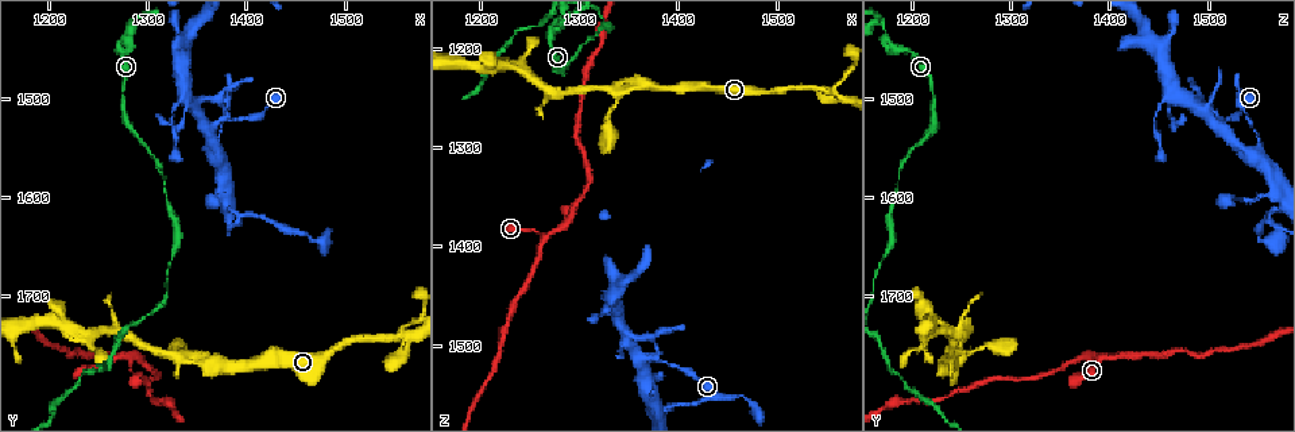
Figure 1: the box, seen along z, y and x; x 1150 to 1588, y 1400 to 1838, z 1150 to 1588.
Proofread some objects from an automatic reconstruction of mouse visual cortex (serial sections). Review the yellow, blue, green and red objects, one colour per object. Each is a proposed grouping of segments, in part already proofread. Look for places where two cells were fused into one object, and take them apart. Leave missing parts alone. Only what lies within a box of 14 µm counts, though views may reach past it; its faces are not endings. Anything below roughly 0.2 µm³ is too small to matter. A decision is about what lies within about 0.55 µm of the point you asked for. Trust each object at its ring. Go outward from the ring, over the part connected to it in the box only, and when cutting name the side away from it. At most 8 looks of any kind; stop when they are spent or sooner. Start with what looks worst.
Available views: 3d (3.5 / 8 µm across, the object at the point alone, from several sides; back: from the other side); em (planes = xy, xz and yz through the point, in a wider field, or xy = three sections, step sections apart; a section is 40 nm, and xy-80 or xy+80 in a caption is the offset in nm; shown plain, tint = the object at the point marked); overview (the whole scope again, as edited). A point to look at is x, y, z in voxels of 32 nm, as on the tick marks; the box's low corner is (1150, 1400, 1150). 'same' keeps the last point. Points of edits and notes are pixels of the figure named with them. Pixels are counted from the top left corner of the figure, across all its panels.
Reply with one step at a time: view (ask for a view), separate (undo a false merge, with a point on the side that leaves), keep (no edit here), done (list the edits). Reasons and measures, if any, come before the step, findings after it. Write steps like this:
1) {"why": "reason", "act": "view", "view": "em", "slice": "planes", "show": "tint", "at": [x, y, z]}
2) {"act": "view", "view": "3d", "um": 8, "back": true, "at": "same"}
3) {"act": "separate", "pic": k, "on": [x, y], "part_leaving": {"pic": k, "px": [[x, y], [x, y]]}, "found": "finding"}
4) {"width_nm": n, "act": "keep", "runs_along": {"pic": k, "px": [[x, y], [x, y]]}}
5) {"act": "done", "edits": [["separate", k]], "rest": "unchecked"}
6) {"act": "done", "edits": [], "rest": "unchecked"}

{"why": "two arms in line, one across", "act": "view", "view": "3d", "um": 3.5, "at": [1555, 1740, 1245]}

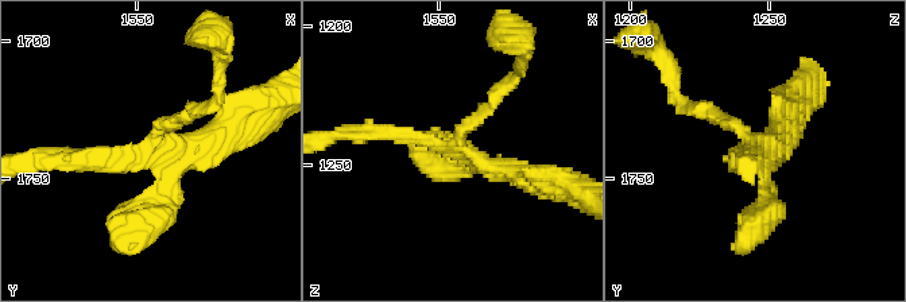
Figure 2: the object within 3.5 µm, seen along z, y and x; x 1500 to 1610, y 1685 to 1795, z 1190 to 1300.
{"act": "view", "view": "em", "slice": "xy", "step": 3, "show": "tint", "at": [1550, 1741, 1242]}

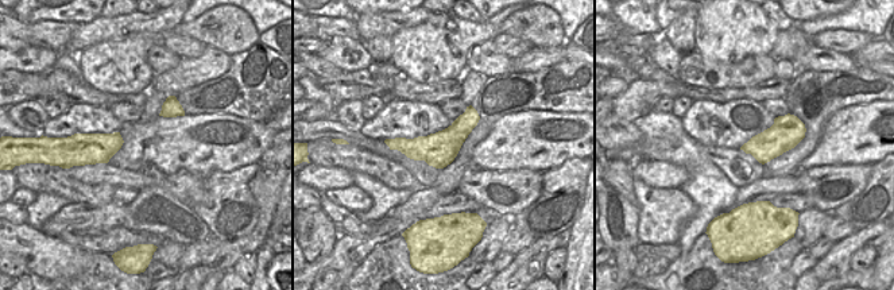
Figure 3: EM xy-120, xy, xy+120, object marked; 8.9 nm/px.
{"act": "keep", "runs_along": {"pic": 3, "px": [[475, 116], [442, 146], [390, 142]]}, "found": "all the same cell"}

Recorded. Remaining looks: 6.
{"why": "thin neck", "act": "view", "view": "3d", "um": 3.5, "at": [1265, 1765, 1390]}

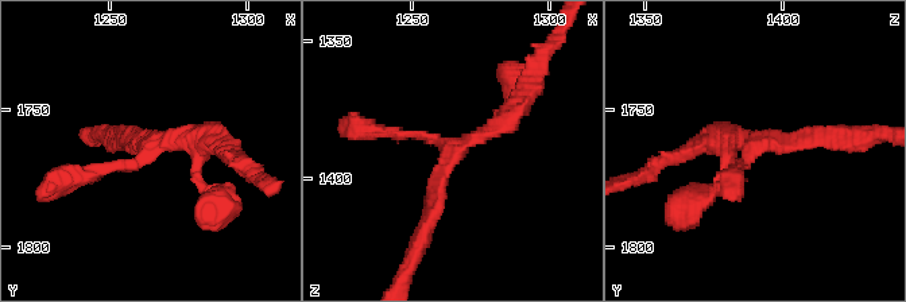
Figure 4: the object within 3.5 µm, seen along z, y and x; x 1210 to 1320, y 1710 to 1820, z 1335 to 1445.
{"why": "shape alone is not enough", "act": "view", "view": "em", "slice": "xy", "step": 2, "show": "tint", "at": [1264, 1764, 1389]}

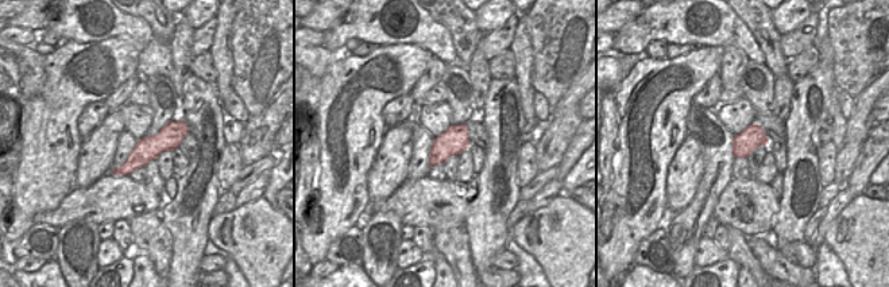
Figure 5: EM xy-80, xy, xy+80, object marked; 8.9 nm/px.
{"act": "keep", "found": "all the same cell"}

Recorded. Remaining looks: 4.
{"act": "view", "view": "em", "slice": "xy", "step": 5, "show": "tint", "at": [1340, 1765, 1245]}

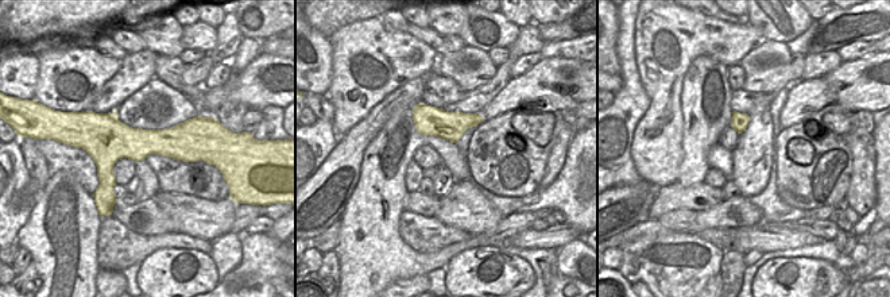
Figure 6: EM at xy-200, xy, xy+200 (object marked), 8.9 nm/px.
{"why": "see where the arms go", "act": "view", "view": "3d", "um": 3.5, "at": "same"}

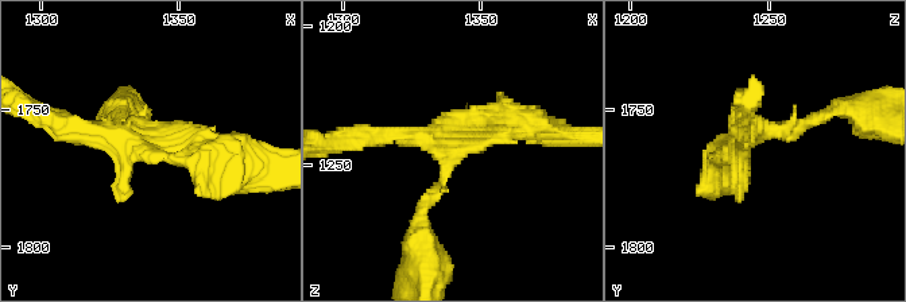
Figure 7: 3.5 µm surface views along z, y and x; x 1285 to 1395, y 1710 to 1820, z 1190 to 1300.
{"act": "keep", "runs_along": {"pic": 7, "px": [[237, 167], [174, 139], [68, 123]]}, "found": "continuous, no second cell"}

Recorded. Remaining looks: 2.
{"act": "done", "edits": [], "rest": "unchecked"}

